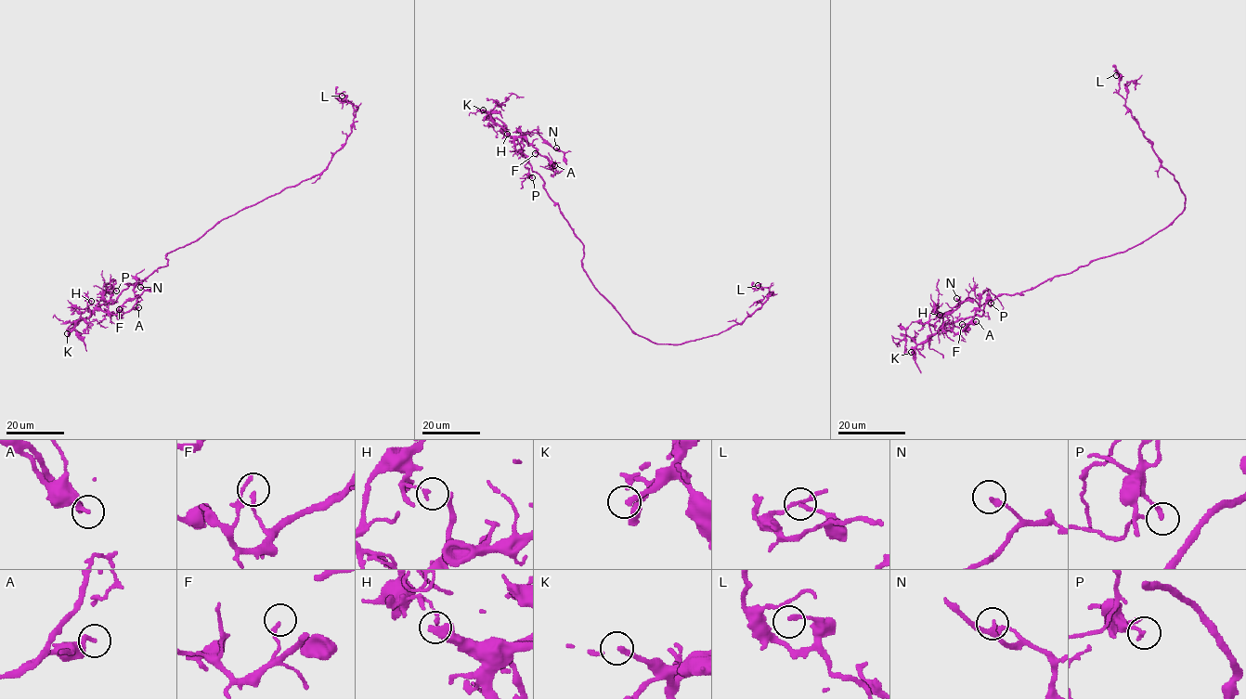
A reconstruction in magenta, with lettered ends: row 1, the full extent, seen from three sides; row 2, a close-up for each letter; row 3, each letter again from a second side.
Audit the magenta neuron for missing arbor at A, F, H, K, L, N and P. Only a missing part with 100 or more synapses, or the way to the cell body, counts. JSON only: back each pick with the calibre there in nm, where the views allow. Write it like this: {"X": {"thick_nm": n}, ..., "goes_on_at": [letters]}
{"K": {"thick_nm": 240}, "goes_on_at": ["K"]}

